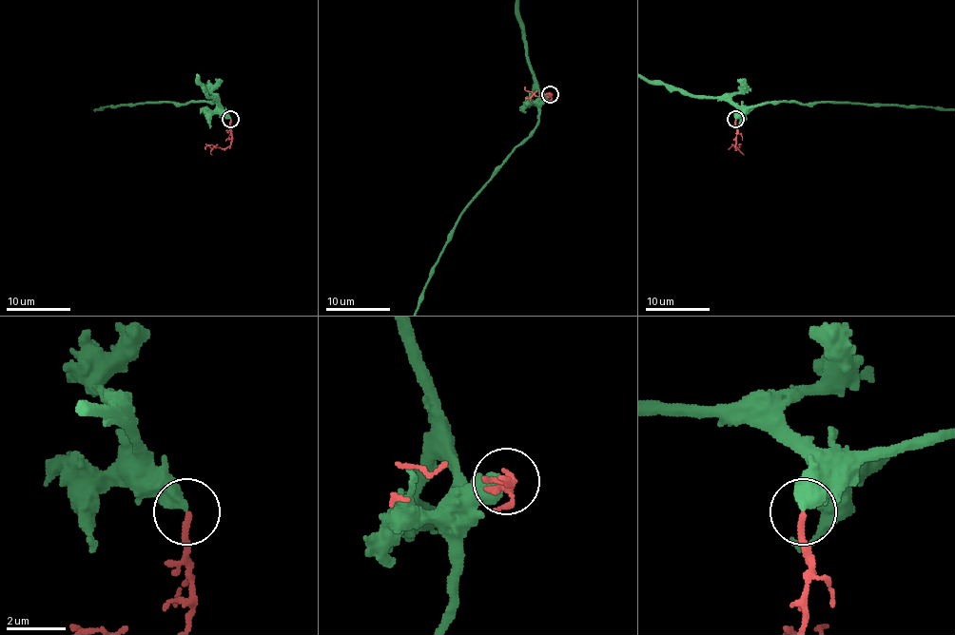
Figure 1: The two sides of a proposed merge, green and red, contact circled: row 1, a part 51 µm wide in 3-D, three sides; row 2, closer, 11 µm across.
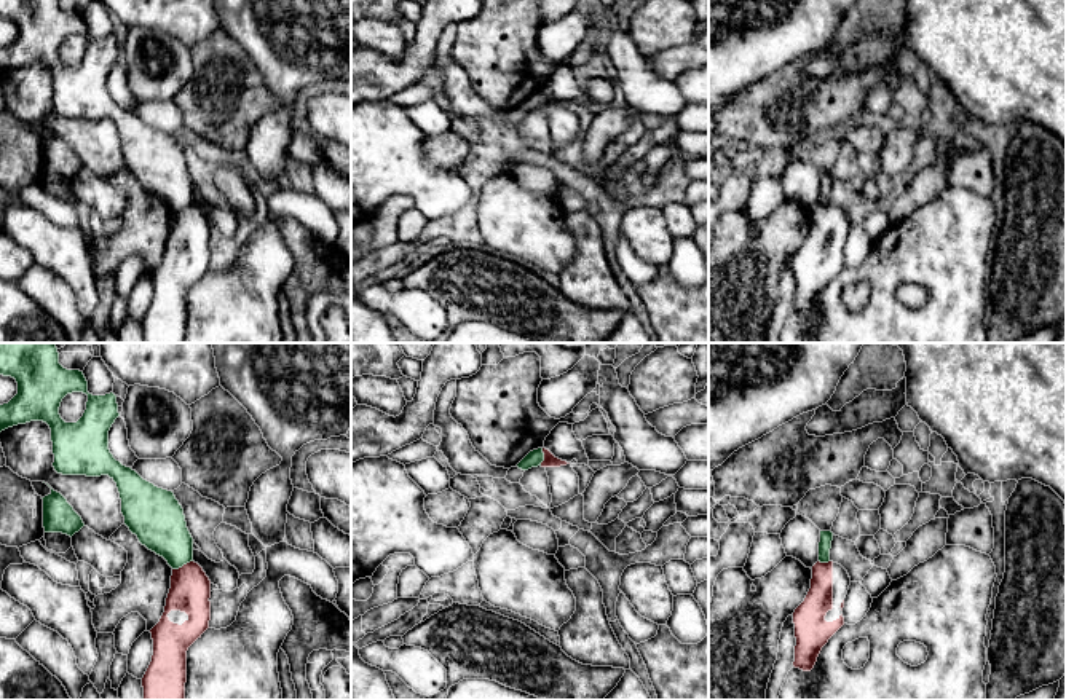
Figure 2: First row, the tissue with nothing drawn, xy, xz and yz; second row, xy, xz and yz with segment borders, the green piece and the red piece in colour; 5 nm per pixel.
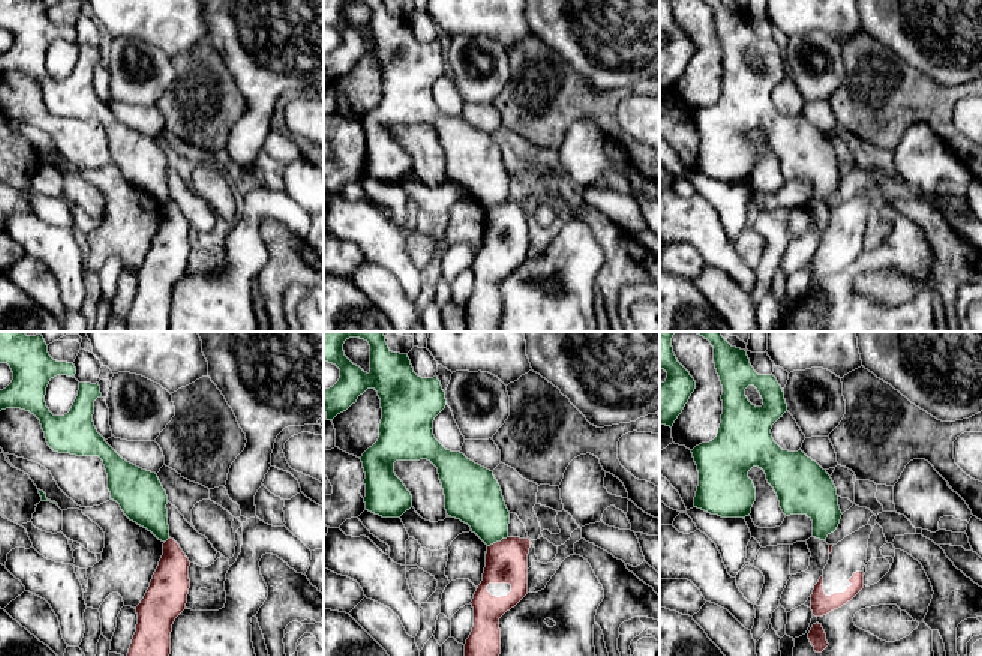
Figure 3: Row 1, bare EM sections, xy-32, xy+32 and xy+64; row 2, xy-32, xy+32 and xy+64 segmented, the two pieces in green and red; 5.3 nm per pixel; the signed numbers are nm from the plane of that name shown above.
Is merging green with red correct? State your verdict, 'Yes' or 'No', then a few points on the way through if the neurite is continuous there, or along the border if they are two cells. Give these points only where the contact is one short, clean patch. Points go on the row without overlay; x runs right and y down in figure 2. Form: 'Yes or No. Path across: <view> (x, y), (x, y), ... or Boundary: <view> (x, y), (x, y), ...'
No. Boundary: xy (192, 203), (173, 212)

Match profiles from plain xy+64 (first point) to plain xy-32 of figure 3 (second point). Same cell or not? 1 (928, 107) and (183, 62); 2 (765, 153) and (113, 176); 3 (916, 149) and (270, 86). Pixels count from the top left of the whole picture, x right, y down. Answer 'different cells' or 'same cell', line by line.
1: same cell
2: different cells
3: same cell

